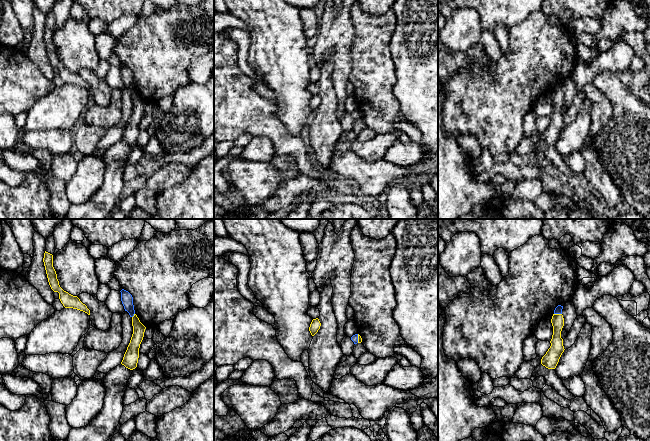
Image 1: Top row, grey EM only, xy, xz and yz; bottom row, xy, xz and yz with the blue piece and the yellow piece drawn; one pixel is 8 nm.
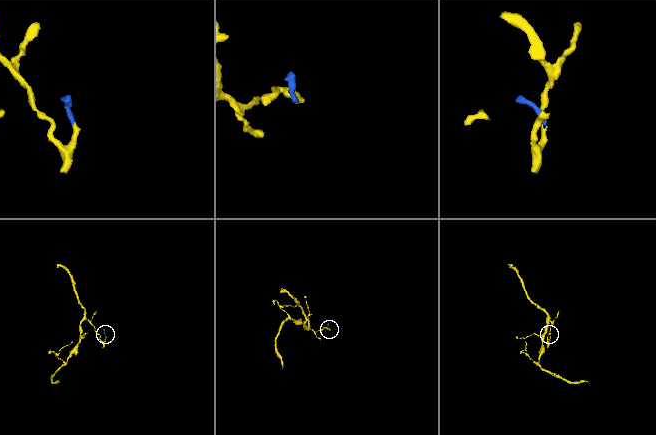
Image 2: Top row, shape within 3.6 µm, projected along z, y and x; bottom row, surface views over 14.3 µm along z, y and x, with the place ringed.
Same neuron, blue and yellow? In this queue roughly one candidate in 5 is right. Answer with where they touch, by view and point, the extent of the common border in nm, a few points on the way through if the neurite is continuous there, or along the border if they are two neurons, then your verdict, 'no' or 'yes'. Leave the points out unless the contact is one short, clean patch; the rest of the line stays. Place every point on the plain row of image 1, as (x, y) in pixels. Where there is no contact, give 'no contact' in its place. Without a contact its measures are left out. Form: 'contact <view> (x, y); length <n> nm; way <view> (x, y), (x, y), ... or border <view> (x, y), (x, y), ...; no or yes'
contact yz (558, 89); length 60 nm; way yz (558, 86), (558, 89), (557, 96); yes

